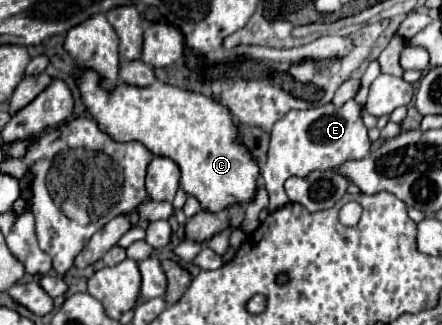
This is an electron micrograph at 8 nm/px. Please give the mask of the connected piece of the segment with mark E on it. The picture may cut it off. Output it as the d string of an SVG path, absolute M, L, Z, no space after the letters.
M355 100L345 102L341 108L325 104L313 110L291 110L271 130L267 162L261 170L265 190L269 192L269 212L289 204L285 196L285 180L291 176L305 178L313 170L333 170L349 160L361 160L369 154L371 142L367 128L361 120L361 108Z

